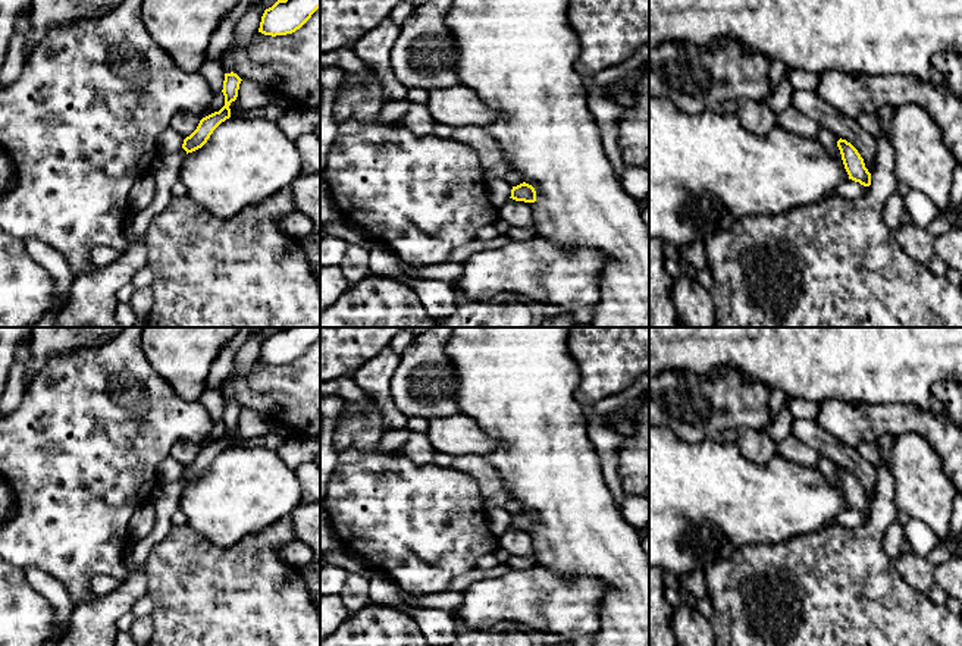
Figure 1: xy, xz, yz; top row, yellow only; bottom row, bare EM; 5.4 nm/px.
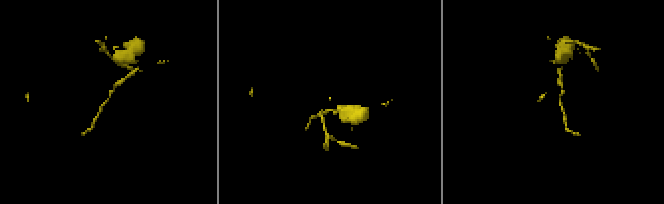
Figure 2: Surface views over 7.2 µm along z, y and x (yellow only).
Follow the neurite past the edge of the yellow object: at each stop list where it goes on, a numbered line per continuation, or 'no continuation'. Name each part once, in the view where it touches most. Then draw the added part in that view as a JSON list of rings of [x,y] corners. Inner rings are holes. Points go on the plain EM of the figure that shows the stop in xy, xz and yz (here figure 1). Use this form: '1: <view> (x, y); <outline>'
no continuation

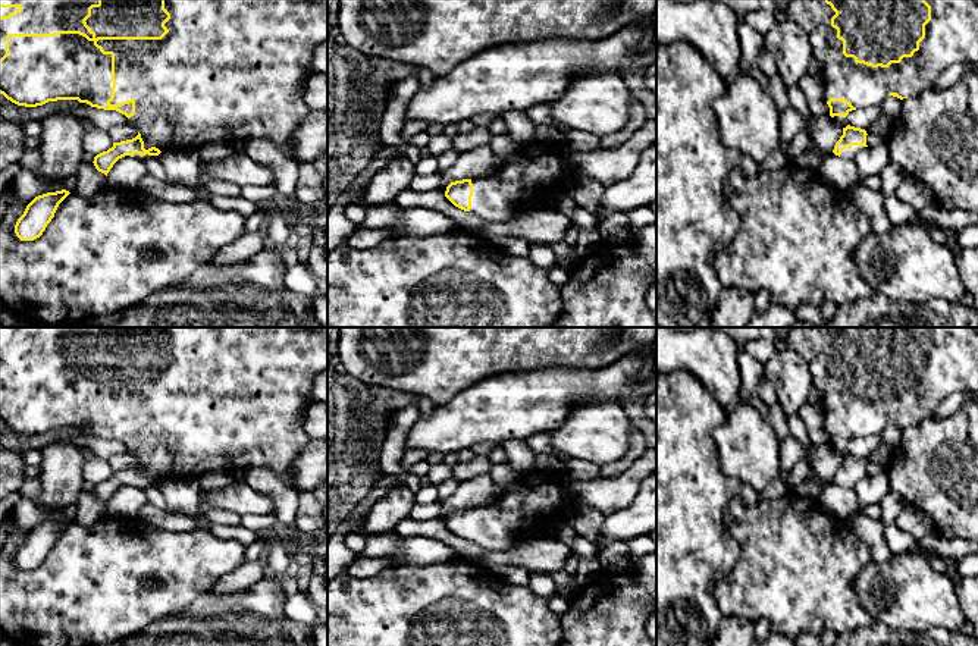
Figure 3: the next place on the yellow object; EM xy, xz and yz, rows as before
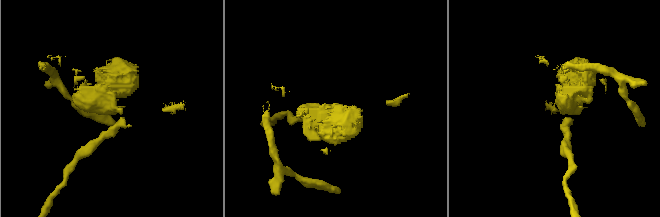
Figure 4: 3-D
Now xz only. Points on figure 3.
1: xz (541, 499); [[[651,448],[626,471],[609,479],[598,476],[586,482],[559,482],[557,473],[535,471],[524,476],[523,483],[517,489],[502,490],[492,504],[471,509],[473,526],[470,542],[486,551],[507,551],[517,531],[529,540],[539,539],[540,529],[549,524],[561,527],[582,507],[611,515],[627,508],[637,496],[640,484],[655,473],[656,452]]]

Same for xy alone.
1: xy (228, 400); [[[164,327],[170,348],[164,352],[169,361],[162,369],[98,369],[104,380],[115,382],[115,427],[110,433],[135,429],[135,443],[128,448],[144,470],[144,477],[160,480],[167,477],[201,477],[209,473],[235,473],[242,476],[253,467],[270,470],[285,486],[292,484],[294,465],[301,451],[313,442],[304,429],[305,417],[313,405],[310,392],[314,377],[327,370],[327,327]]]

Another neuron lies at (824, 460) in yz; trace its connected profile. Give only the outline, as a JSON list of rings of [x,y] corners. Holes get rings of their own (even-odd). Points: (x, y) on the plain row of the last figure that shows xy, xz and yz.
[[[831,445],[812,446],[809,464],[814,476],[830,482],[843,464],[843,455]]]

